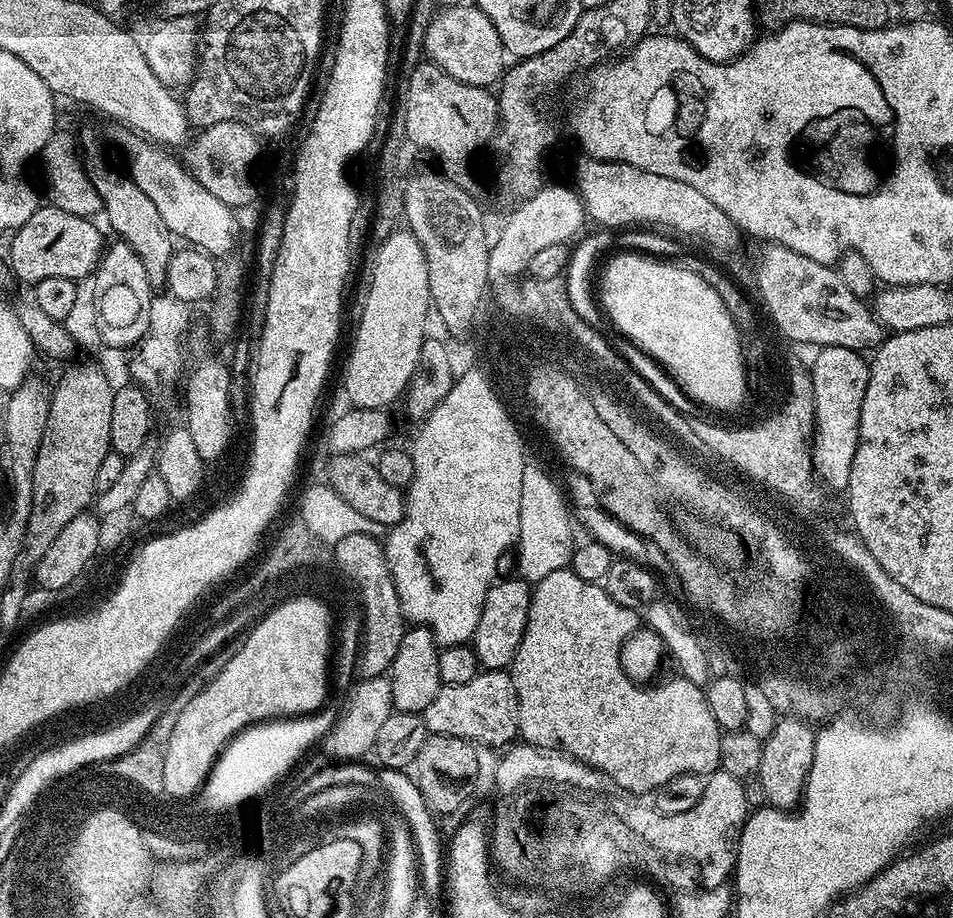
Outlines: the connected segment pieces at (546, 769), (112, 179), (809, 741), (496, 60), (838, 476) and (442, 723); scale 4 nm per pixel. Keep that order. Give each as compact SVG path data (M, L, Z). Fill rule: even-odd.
M523 742L517 743L517 745L518 746L511 745L506 750L509 751L501 758L500 762L496 766L496 770L494 772L494 780L502 784L516 785L519 781L523 781L526 779L545 778L550 781L555 780L557 782L560 782L566 787L569 786L569 784L574 783L576 785L576 788L580 788L580 798L576 800L576 804L578 804L578 802L580 802L580 806L584 804L584 808L580 810L580 818L582 818L582 822L584 822L586 830L590 830L590 832L592 832L592 836L608 836L608 834L610 834L610 840L612 840L612 834L614 834L614 838L618 838L618 840L620 840L622 844L626 842L626 844L624 844L624 850L626 850L626 846L628 846L628 850L632 852L632 862L640 866L640 874L644 875L647 879L652 878L666 886L678 889L678 892L685 892L695 891L701 888L713 888L714 886L725 883L725 881L727 881L729 877L733 875L736 866L736 851L738 850L738 846L740 845L740 835L742 834L744 824L748 820L748 817L750 815L750 807L747 804L746 794L744 793L744 785L738 778L734 778L728 772L725 772L723 770L717 770L707 777L708 785L705 786L704 793L702 793L701 796L697 798L696 804L690 805L689 808L685 810L685 812L676 812L670 815L659 814L658 811L650 808L648 805L642 804L639 801L641 799L635 793L626 791L626 789L618 786L616 782L610 779L608 775L602 774L600 771L590 767L588 764L583 764L580 761L573 759L572 757L565 756L563 753L538 749Z
M84 128L78 132L78 148L82 153L82 163L84 172L90 178L94 190L98 190L103 215L108 215L108 224L117 232L119 239L128 244L142 258L142 266L146 269L146 278L152 283L153 289L160 290L167 285L167 267L174 253L174 237L170 226L166 226L166 221L162 214L158 214L158 209L154 207L154 202L138 190L138 186L131 176L120 172L116 168L108 165L108 160L104 157L104 144L100 141L100 136L92 128Z
M785 715L777 719L774 730L763 742L758 777L765 791L766 801L771 807L781 810L795 809L804 795L804 786L808 782L808 771L816 749L816 732L813 725L797 719L794 715Z
M459 2L437 12L424 32L424 52L428 55L425 57L446 70L450 78L458 78L458 82L491 89L506 71L506 53L502 38L498 38L498 30L494 30L494 22L490 22L490 18L486 18L486 14L472 2Z
M823 346L817 352L820 353L810 361L816 419L811 442L812 471L825 489L843 493L850 482L850 466L854 466L854 454L858 450L862 398L866 398L870 364L863 360L861 353L846 346Z
M481 670L470 682L458 686L441 684L438 694L422 713L427 731L433 736L453 736L471 744L507 745L517 735L516 691L512 677L504 670ZM510 739L510 740L508 740Z

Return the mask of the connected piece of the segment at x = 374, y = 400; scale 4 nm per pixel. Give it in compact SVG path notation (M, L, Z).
M395 230L374 249L376 257L372 260L368 293L360 308L360 325L344 364L344 392L349 405L387 409L388 404L405 395L419 369L432 295L430 274L426 274L426 254L412 232Z

